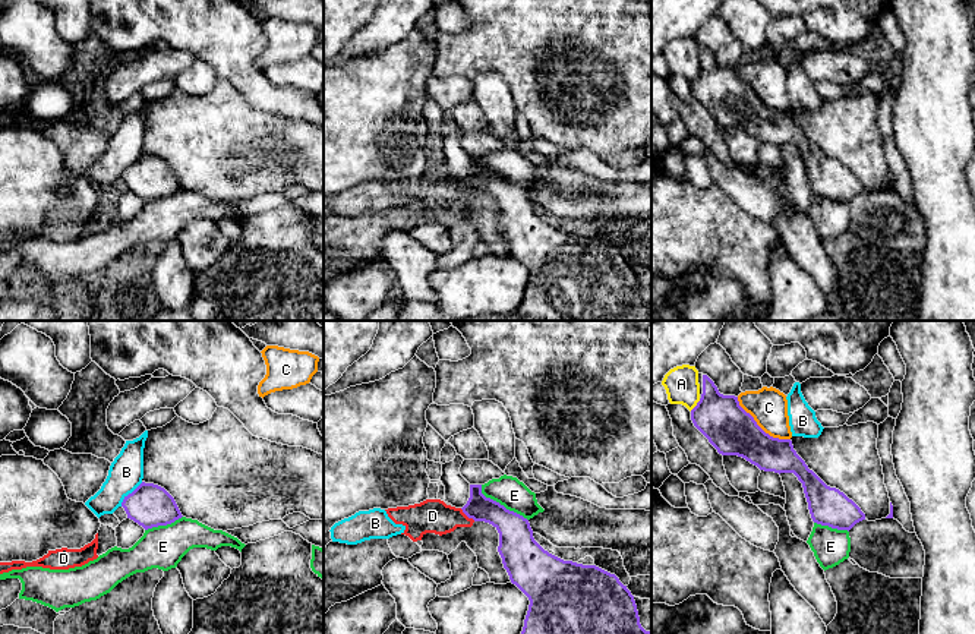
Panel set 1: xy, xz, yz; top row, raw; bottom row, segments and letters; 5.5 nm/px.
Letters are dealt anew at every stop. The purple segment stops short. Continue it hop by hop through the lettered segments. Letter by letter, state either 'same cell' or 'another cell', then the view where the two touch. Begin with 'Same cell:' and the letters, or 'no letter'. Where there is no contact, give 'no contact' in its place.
Same cell: no letter
A: another cell; meets purple in yz
B: another cell; meets purple in xy
C: another cell; meets purple in yz
D: another cell; meets purple in xz
E: another cell; meets purple in xz

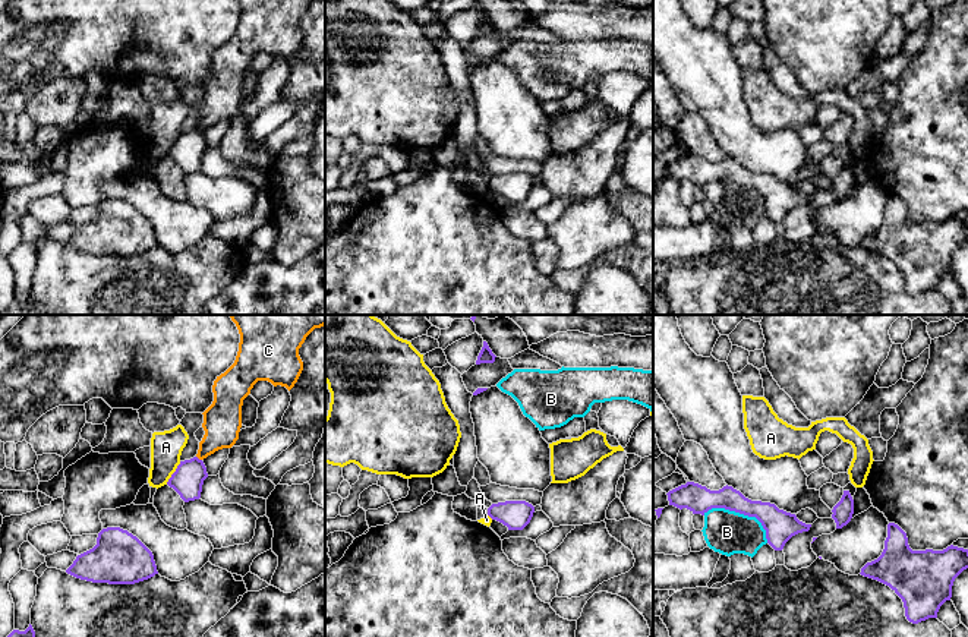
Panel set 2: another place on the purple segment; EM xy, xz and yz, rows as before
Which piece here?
Same cell: no letter
A: another cell; meets purple in xy
B: another cell; meets purple in yz
C: another cell; meets purple in xy

